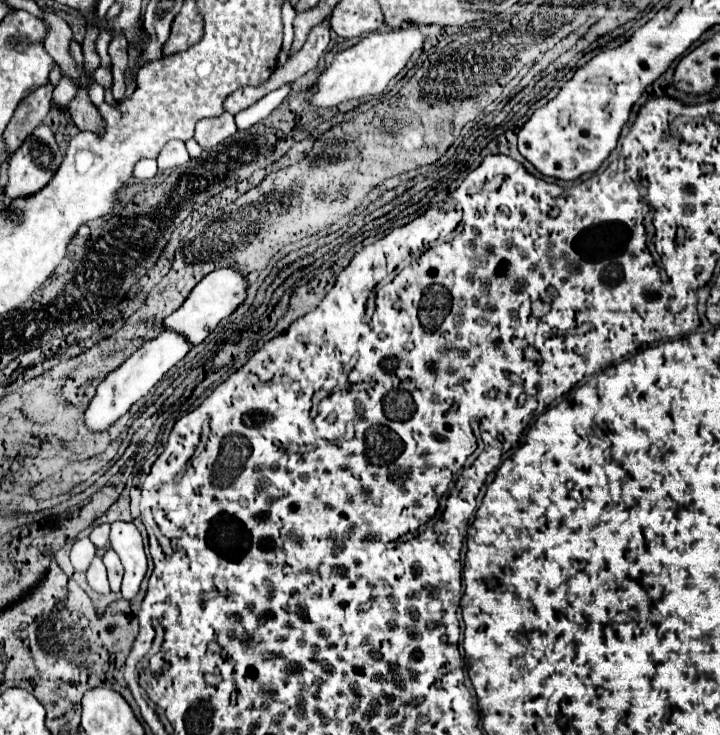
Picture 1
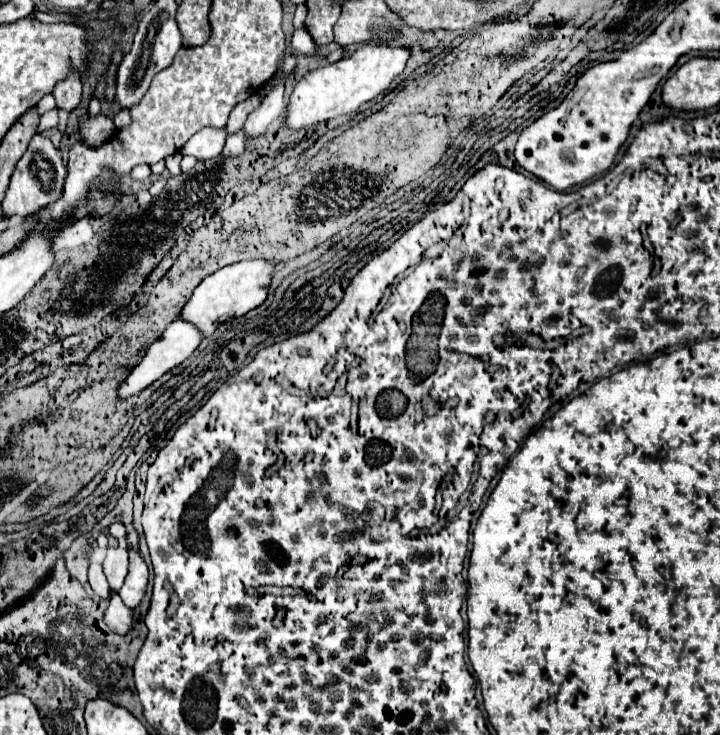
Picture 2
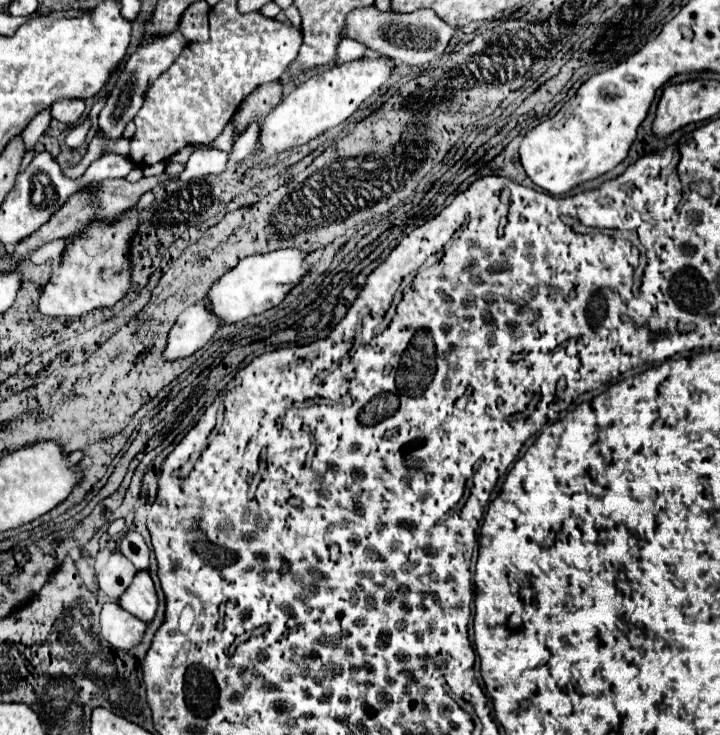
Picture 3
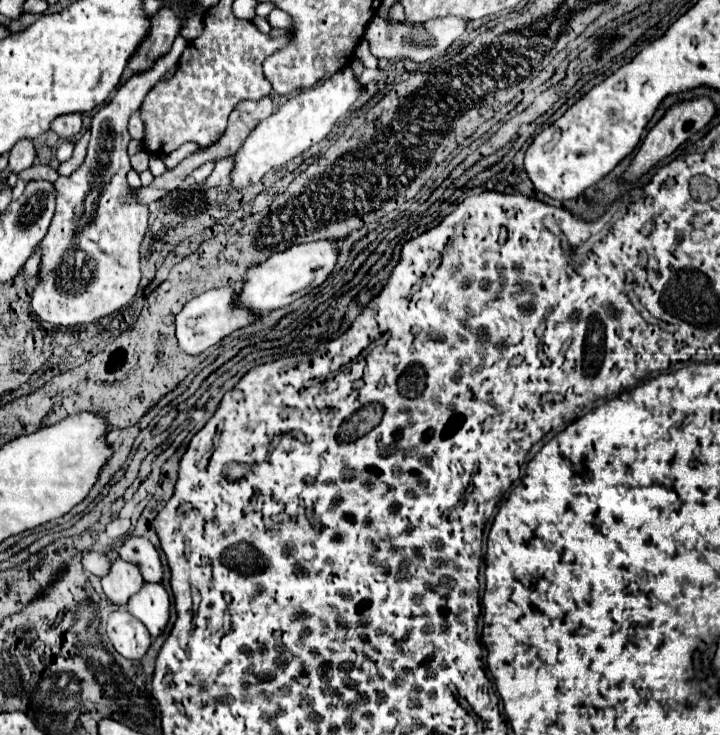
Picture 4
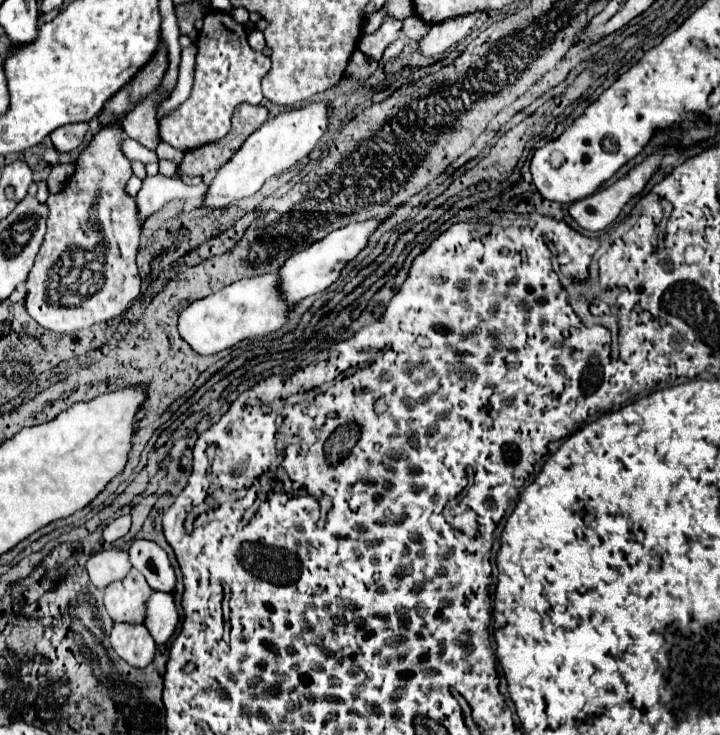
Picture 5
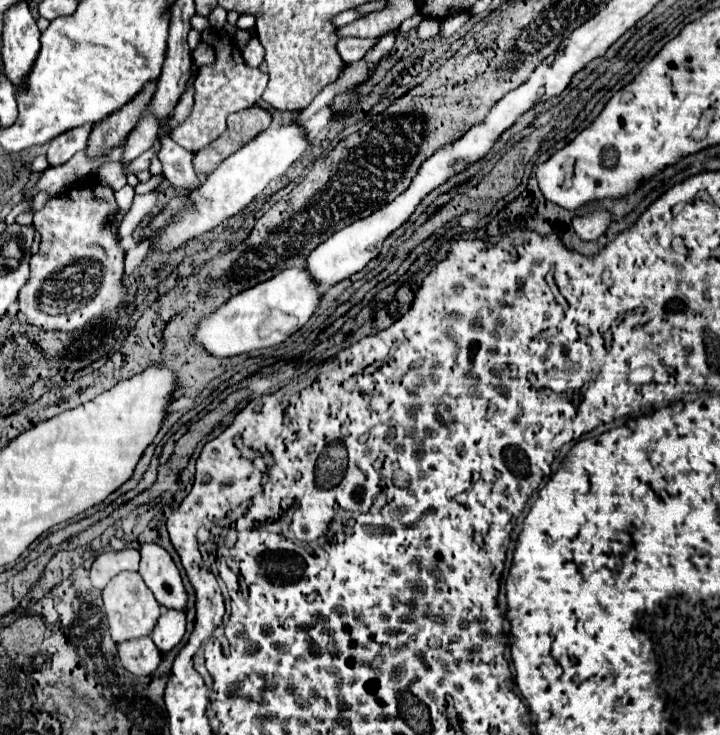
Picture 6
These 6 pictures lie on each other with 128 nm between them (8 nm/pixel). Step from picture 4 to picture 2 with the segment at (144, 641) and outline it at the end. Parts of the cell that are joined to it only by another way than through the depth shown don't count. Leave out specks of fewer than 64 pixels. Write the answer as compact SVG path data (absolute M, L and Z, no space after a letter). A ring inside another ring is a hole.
M116 592L110 596L110 604L106 610L106 624L118 634L126 634L132 624L132 610L120 600Z

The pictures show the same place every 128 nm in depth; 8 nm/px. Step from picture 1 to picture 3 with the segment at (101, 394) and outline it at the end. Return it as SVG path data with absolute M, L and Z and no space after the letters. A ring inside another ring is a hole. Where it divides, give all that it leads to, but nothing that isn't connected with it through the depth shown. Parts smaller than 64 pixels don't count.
M206 300L194 304L192 308L186 308L168 334L162 358L166 362L174 362L192 356L216 334L218 328L220 320L216 320L206 310Z

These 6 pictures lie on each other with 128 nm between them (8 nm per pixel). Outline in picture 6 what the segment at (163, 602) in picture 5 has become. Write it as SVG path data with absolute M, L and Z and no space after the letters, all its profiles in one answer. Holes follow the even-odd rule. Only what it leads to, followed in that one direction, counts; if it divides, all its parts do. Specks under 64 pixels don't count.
M162 608L162 614L150 634L158 650L168 652L172 650L184 636L186 632L186 616L182 610L172 610L172 608Z

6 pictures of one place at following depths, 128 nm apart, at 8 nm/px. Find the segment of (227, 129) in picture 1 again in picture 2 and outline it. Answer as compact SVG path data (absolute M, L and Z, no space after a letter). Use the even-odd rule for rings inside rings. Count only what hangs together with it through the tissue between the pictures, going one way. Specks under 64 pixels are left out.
M202 128L198 134L192 136L192 140L180 152L192 154L198 160L216 158L224 148L226 138L228 138L226 128Z

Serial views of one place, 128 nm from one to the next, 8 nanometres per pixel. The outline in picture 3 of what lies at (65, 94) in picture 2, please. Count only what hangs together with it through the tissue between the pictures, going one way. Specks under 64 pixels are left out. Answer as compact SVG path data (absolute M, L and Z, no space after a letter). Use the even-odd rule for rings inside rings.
M62 98L52 104L52 118L64 124L74 124L84 112L84 100L82 98Z

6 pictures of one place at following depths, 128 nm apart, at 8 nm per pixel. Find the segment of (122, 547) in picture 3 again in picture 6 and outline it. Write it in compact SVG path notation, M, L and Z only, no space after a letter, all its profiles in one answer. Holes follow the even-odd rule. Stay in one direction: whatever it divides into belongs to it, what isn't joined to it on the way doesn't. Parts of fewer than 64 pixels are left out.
M158 544L140 546L140 576L146 586L154 592L158 604L166 608L184 610L186 608L186 590L182 586L180 572L172 562L170 554Z

